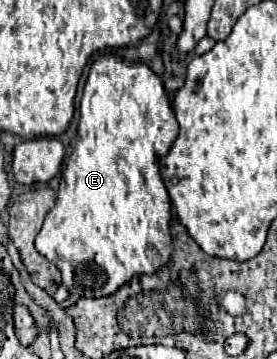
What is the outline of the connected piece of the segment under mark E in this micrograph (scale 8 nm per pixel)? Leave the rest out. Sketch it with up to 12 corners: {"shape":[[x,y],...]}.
{"shape":[[93,62],[35,248],[69,298],[173,252],[161,78]]}

